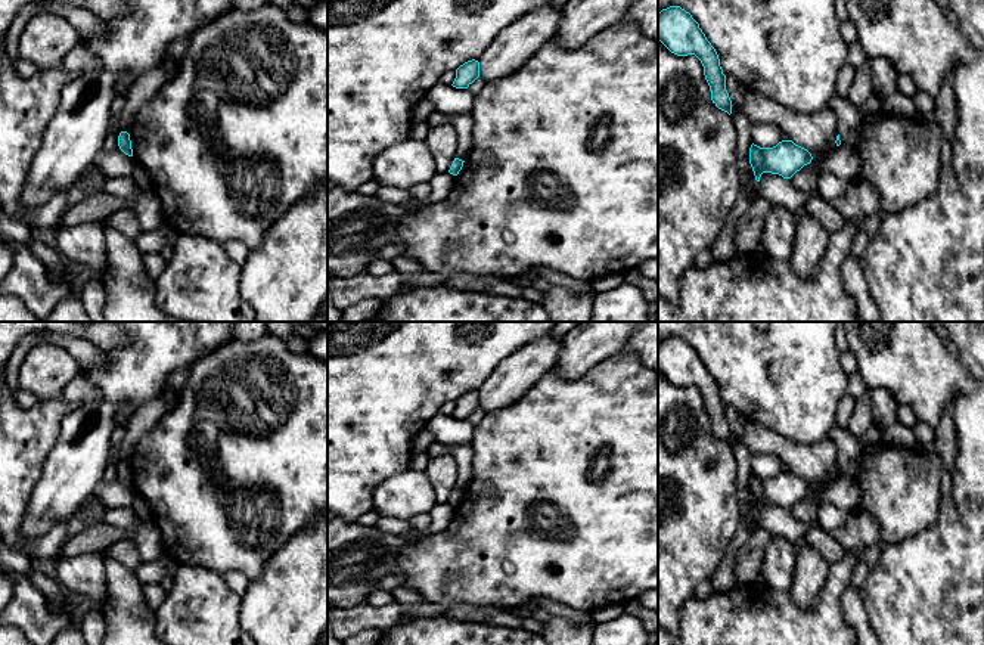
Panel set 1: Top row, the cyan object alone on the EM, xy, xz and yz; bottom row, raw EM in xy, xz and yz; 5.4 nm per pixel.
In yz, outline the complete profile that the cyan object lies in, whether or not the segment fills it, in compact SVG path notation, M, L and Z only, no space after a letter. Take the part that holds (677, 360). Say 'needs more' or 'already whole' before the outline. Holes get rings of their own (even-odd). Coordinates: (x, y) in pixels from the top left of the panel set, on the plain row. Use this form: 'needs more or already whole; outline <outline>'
already whole; outline M680 337L658 342L658 370L677 387L695 385L701 391L713 434L730 446L732 431L718 385L692 345Z

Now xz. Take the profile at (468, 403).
already whole; outline M472 390L465 393L456 400L453 418L468 419L479 407L479 393Z

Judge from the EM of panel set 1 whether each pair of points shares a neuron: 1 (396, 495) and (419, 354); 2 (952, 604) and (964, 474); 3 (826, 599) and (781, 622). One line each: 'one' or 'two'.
1: two
2: one
3: one

